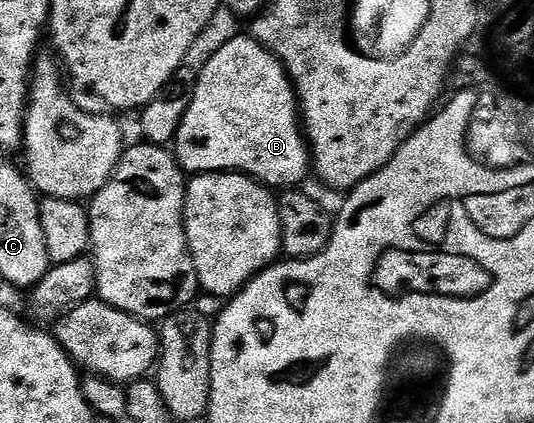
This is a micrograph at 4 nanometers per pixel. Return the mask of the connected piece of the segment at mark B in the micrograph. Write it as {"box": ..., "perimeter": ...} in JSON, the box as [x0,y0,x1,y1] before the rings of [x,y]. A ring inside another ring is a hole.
{"box":[175,36,311,188],"perimeter":[[[251,36],[245,38],[233,38],[230,42],[225,42],[209,59],[205,62],[205,67],[200,67],[197,83],[193,89],[191,96],[191,104],[187,108],[187,112],[183,116],[183,120],[179,124],[179,132],[175,139],[175,157],[181,169],[190,175],[198,174],[224,174],[232,172],[235,174],[245,174],[248,178],[254,178],[266,188],[274,188],[273,186],[281,186],[280,188],[297,188],[300,182],[304,180],[308,174],[311,174],[311,151],[307,145],[307,139],[303,133],[303,122],[299,117],[299,103],[297,101],[297,92],[293,89],[292,82],[289,81],[288,74],[285,73],[285,66],[270,51],[266,50],[261,43],[257,42]]]}

